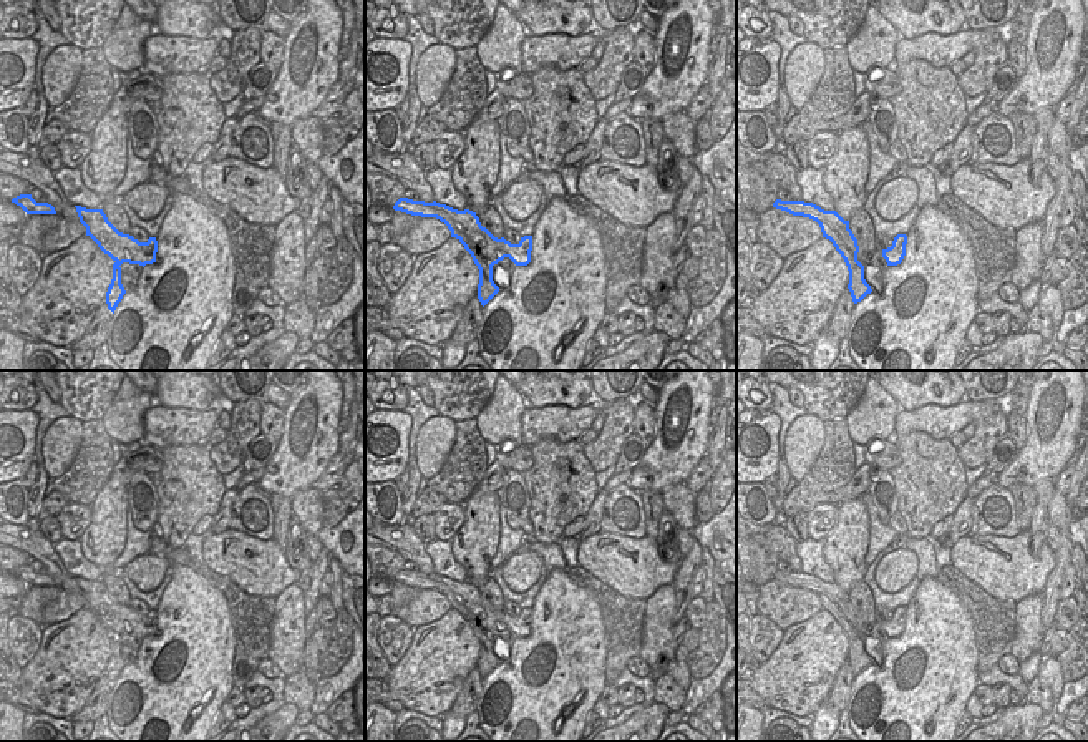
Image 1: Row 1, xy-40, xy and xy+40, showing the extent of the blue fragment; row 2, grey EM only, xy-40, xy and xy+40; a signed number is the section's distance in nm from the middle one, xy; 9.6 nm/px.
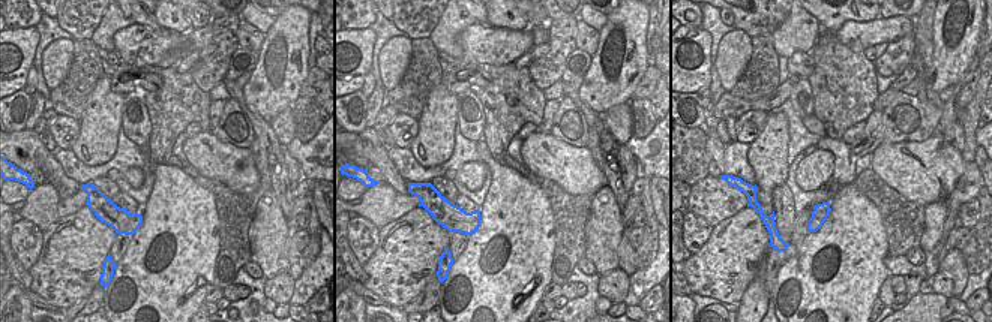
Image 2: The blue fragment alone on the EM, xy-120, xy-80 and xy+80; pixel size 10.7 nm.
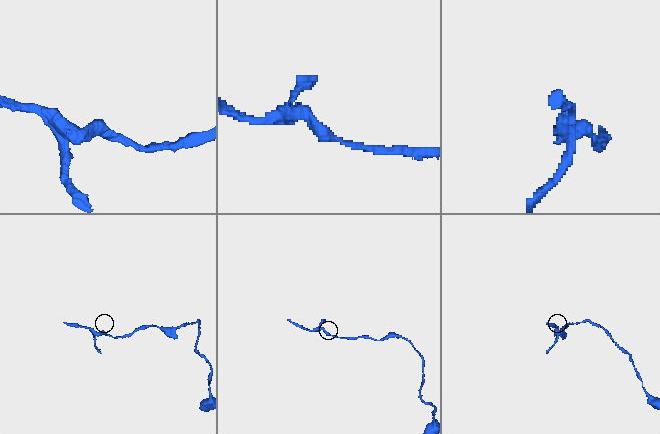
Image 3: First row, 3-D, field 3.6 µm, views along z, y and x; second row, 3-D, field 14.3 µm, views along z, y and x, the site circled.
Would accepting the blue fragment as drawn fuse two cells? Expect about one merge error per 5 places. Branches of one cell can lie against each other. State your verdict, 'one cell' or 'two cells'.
two cells

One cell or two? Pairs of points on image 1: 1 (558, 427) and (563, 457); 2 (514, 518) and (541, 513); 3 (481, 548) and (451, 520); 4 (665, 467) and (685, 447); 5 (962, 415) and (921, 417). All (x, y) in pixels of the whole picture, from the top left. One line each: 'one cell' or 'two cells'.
1: two cells
2: two cells
3: two cells
4: one cell
5: one cell

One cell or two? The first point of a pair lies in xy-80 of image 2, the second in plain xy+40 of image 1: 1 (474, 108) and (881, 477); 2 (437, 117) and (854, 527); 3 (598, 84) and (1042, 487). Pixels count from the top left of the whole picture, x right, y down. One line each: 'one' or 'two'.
1: one
2: one
3: two

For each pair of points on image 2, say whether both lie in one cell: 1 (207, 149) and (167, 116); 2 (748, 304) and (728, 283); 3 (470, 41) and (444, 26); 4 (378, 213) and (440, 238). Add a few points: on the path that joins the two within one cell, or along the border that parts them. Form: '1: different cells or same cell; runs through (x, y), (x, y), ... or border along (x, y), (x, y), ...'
1: different cells; border along (201, 129), (209, 132)
2: different cells; border along (758, 265), (757, 276), (739, 301)
3: different cells; border along (474, 23), (459, 33), (462, 54), (458, 59)
4: different cells; border along (390, 220), (380, 229)

